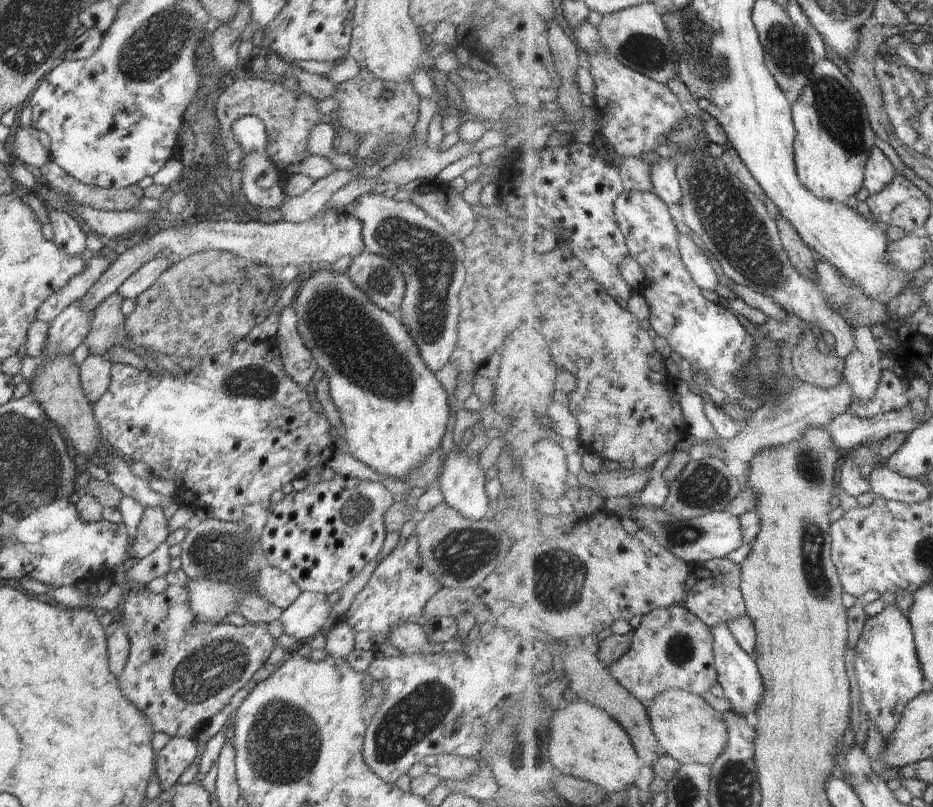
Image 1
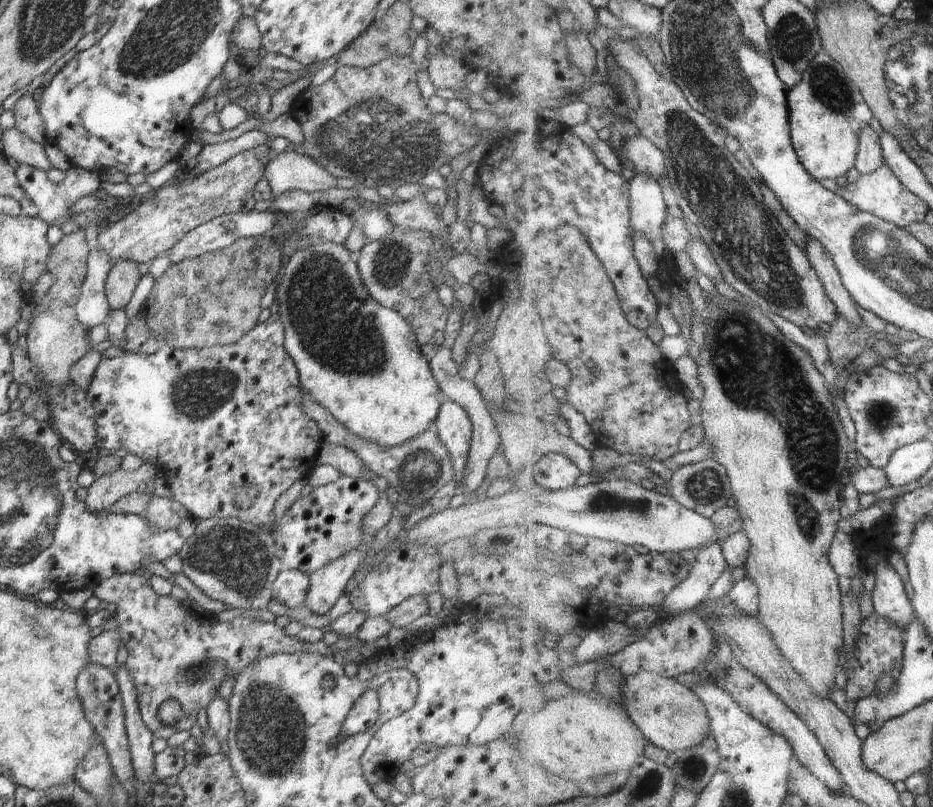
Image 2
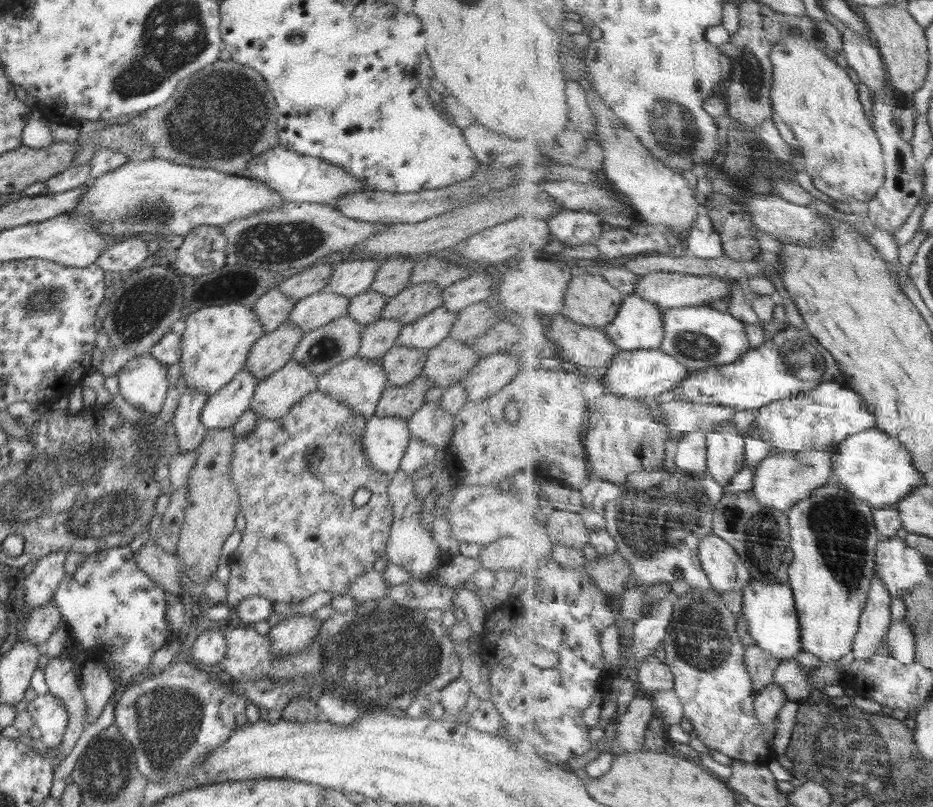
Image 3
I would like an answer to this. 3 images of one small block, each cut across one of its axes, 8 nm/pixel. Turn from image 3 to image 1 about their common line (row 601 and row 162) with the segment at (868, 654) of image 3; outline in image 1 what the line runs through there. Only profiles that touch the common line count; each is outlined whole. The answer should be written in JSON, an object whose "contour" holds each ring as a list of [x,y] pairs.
{"contour":[[[874,147],[867,165],[865,182],[865,187],[869,190],[870,196],[886,190],[898,174],[892,160],[880,148]]]}

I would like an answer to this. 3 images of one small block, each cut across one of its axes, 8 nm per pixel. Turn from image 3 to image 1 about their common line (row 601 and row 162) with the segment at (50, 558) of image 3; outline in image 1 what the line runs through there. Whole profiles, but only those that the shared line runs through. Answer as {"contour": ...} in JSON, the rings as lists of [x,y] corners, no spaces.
{"contour":[[[32,126],[18,127],[13,152],[26,166],[34,168],[42,168],[51,161],[51,152],[42,145],[38,130]]]}

